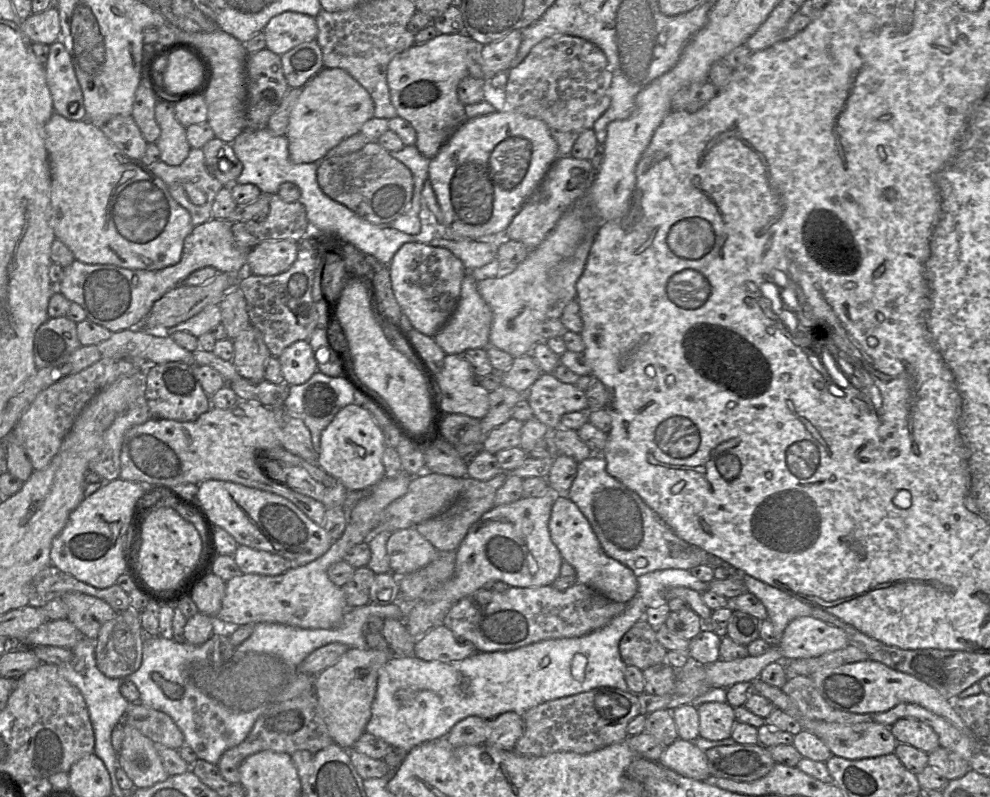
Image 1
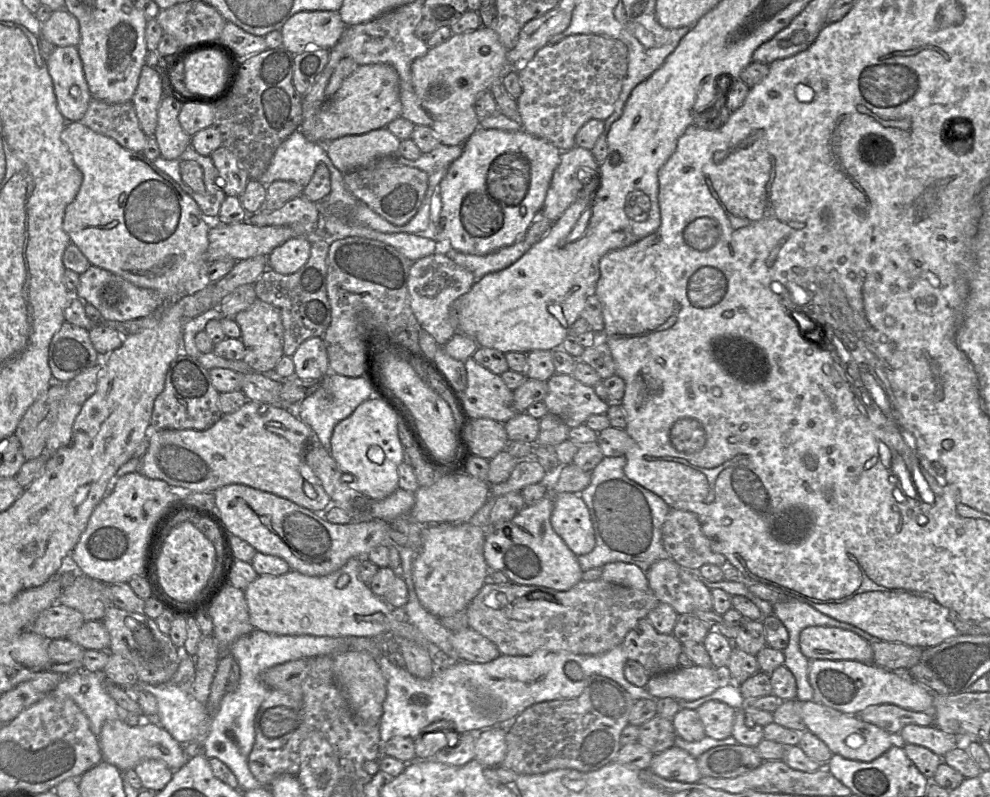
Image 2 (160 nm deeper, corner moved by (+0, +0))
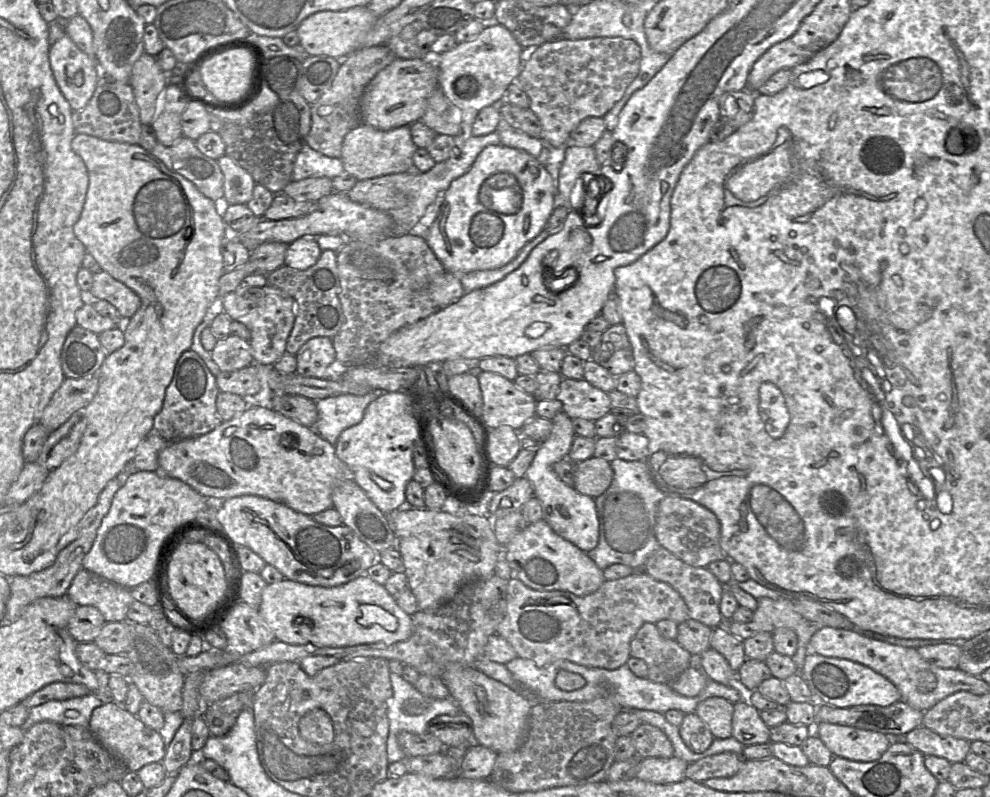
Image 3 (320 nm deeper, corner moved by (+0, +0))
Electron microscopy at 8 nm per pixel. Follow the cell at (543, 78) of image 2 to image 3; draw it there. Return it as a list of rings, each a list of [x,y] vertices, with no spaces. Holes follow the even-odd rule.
[[[622,37],[560,38],[538,46],[523,63],[516,82],[529,97],[529,109],[541,122],[543,143],[560,147],[582,120],[603,118],[636,78],[640,60],[639,45]]]

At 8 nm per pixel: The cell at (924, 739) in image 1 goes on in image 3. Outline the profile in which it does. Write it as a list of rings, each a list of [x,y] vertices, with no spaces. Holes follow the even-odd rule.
[[[923,725],[908,732],[903,742],[912,746],[924,756],[938,756],[950,763],[963,762],[970,753],[971,743],[949,735],[937,734]]]

